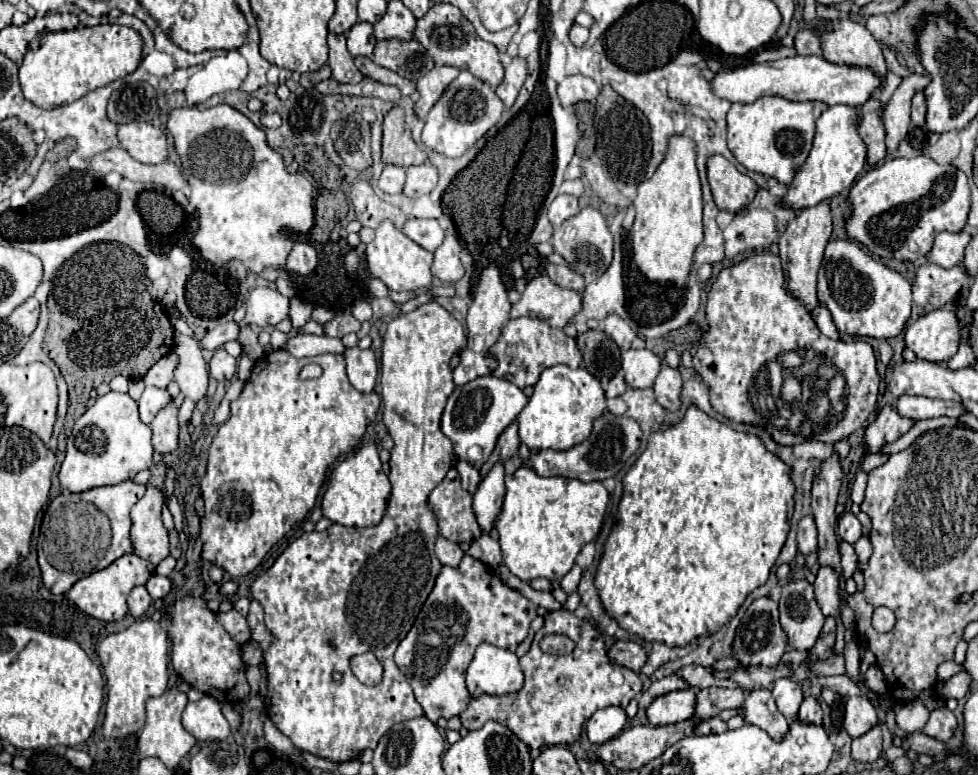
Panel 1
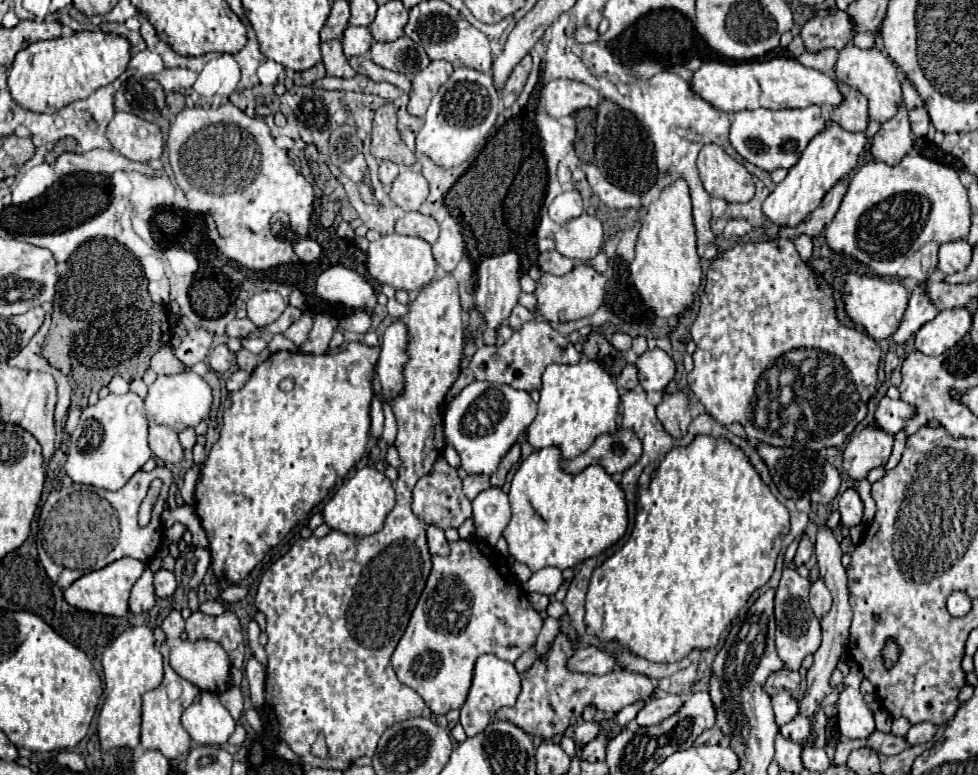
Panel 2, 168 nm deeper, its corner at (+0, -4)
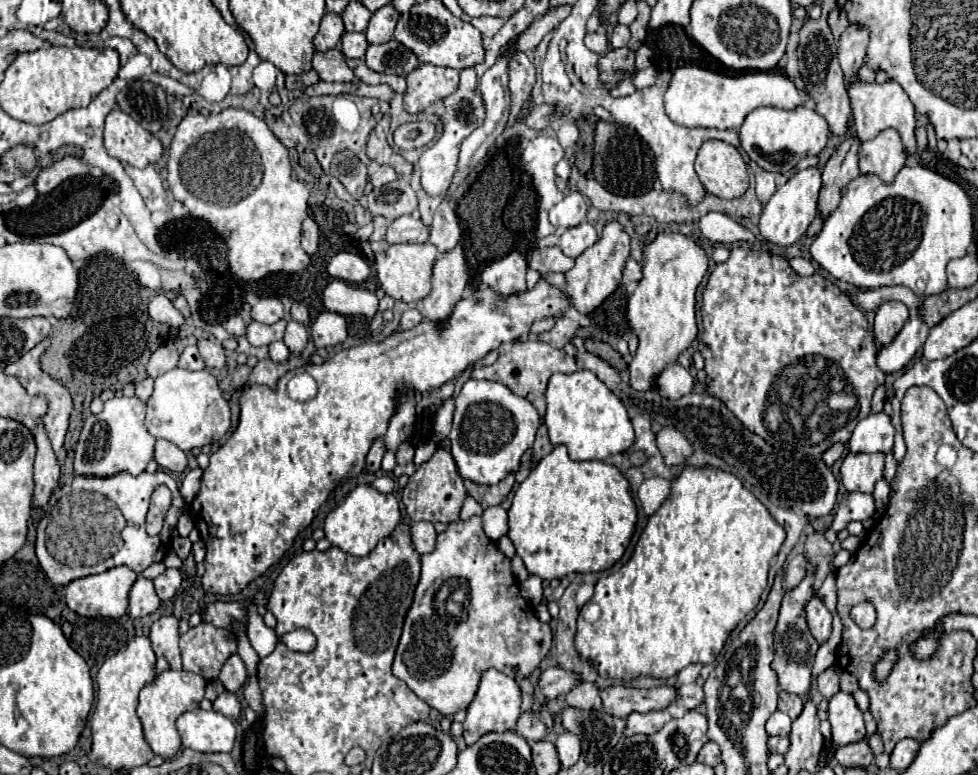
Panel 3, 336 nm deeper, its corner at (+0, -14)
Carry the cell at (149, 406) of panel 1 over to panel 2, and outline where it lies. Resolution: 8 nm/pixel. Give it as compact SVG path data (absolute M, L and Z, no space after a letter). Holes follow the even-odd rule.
M178 373L170 377L162 375L148 387L148 395L144 399L144 411L148 421L168 425L172 429L194 427L196 423L210 415L210 405L212 405L210 387L196 373Z

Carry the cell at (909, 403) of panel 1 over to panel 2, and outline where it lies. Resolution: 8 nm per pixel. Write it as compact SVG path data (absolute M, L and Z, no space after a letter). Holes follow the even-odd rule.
M884 397L874 413L874 425L884 431L898 433L900 429L904 429L904 425L908 425L912 413L916 413L916 409L912 409L912 405L908 405L906 401Z

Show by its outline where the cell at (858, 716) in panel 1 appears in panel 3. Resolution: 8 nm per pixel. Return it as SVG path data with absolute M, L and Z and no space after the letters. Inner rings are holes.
M838 691L830 699L828 721L832 725L832 741L836 741L836 745L862 741L866 735L862 711L856 707L854 697L850 693Z

